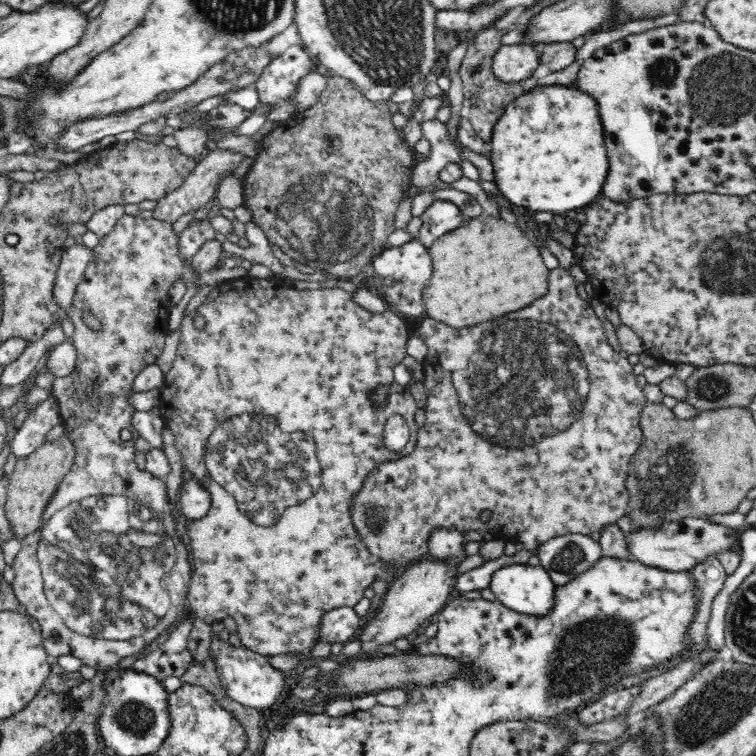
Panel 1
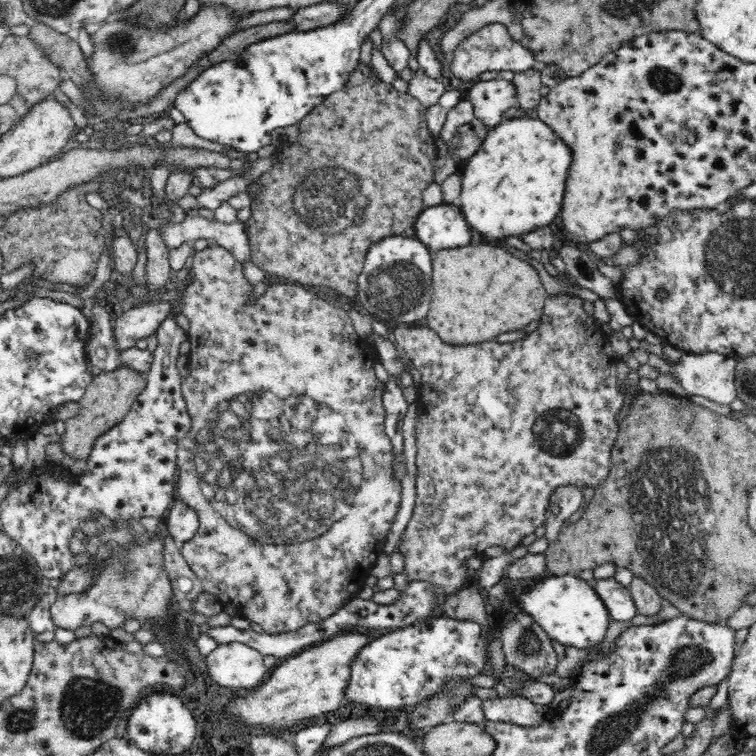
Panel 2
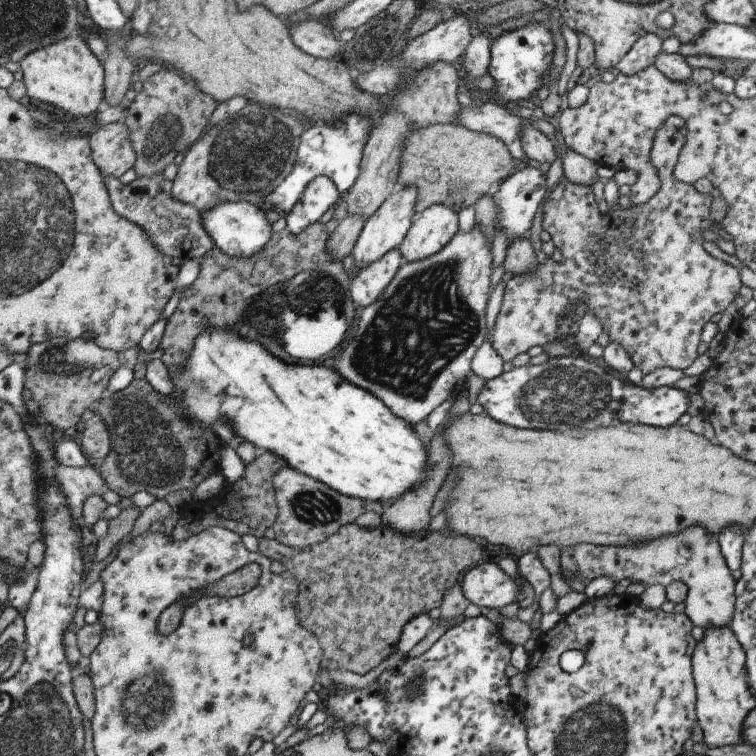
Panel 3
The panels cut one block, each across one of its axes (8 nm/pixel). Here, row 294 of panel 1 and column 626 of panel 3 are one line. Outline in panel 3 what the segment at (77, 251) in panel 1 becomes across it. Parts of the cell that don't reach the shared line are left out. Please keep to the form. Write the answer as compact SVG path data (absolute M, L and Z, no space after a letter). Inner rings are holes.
M645 34L641 36L631 50L615 64L615 74L625 74L625 76L633 76L641 70L645 70L647 66L655 64L655 56L661 52L661 44L663 40L657 38L655 34Z

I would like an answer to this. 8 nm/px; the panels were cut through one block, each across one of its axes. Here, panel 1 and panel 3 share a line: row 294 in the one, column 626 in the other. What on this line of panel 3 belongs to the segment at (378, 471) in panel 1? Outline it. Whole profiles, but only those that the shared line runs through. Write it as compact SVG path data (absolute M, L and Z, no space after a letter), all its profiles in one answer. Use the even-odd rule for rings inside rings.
M689 526L677 534L659 536L649 542L629 544L629 546L593 546L577 544L561 550L559 558L561 576L567 582L571 576L579 576L587 586L599 576L611 578L615 584L629 580L629 584L643 586L667 586L671 582L683 582L687 588L685 610L693 628L727 628L735 610L735 580L727 570L727 564L719 552L717 538L705 534L701 526Z

